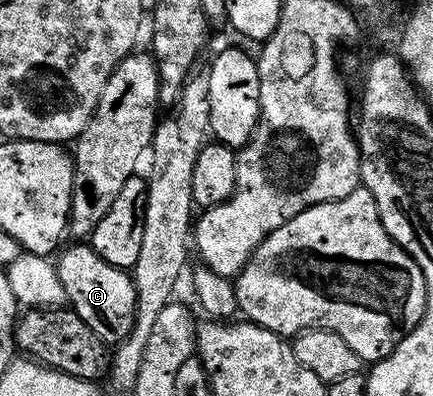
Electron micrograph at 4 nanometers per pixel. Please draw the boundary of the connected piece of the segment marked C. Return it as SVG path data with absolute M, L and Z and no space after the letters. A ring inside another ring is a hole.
M72 244L76 245L70 246L64 254L61 252L54 261L58 279L65 288L67 304L105 343L125 341L136 321L136 288L131 272L106 263L106 259L93 251L91 244Z

